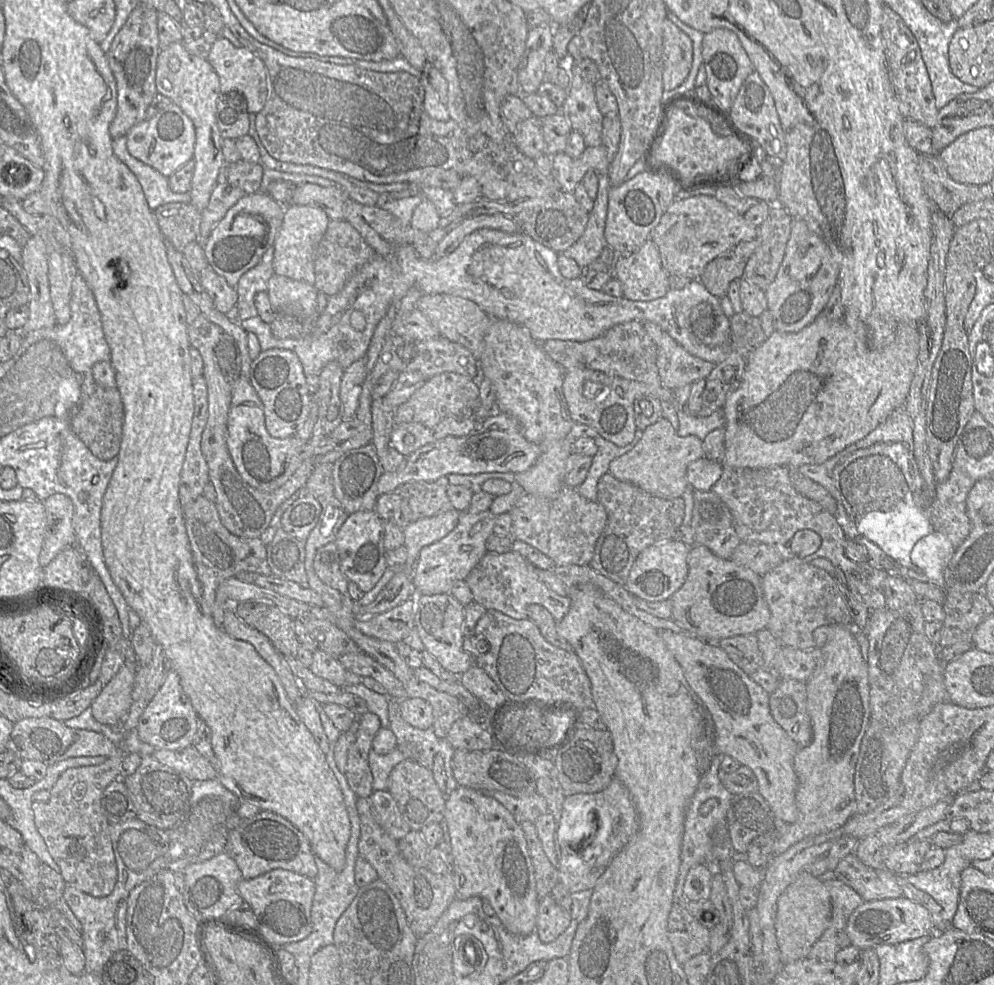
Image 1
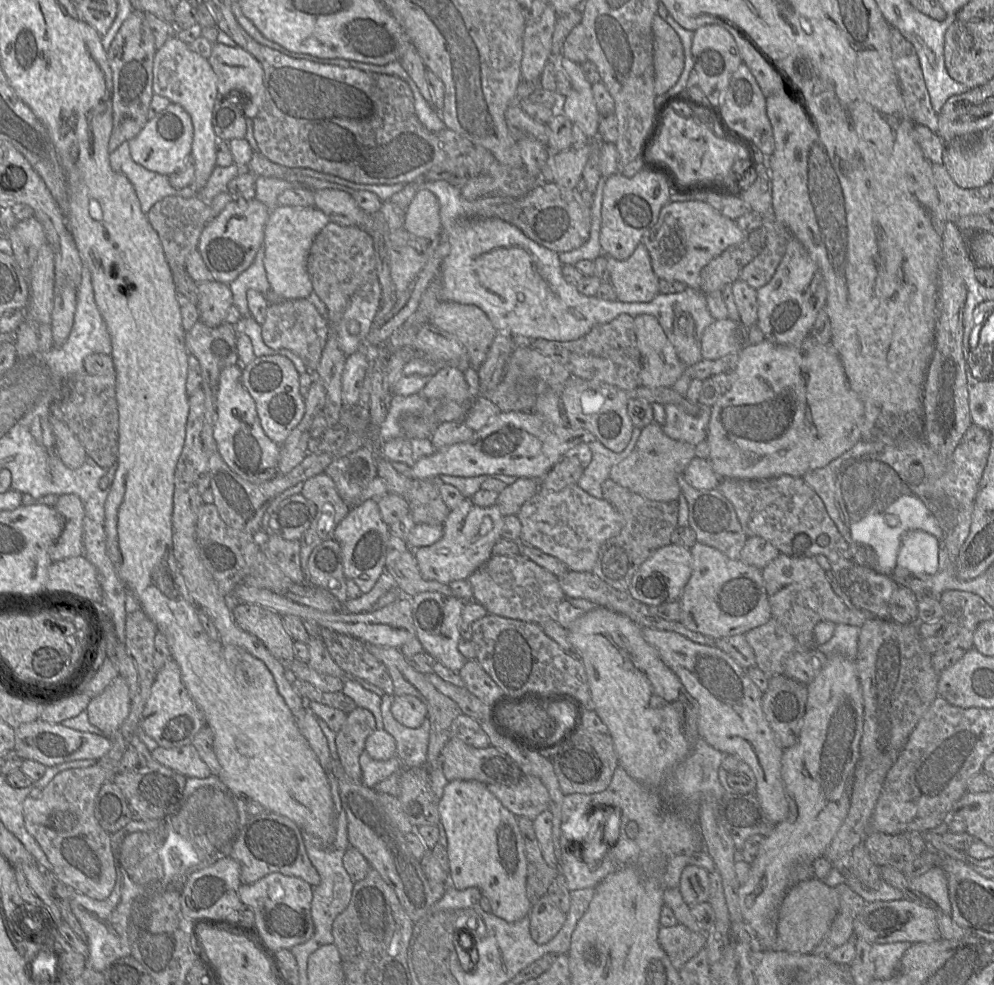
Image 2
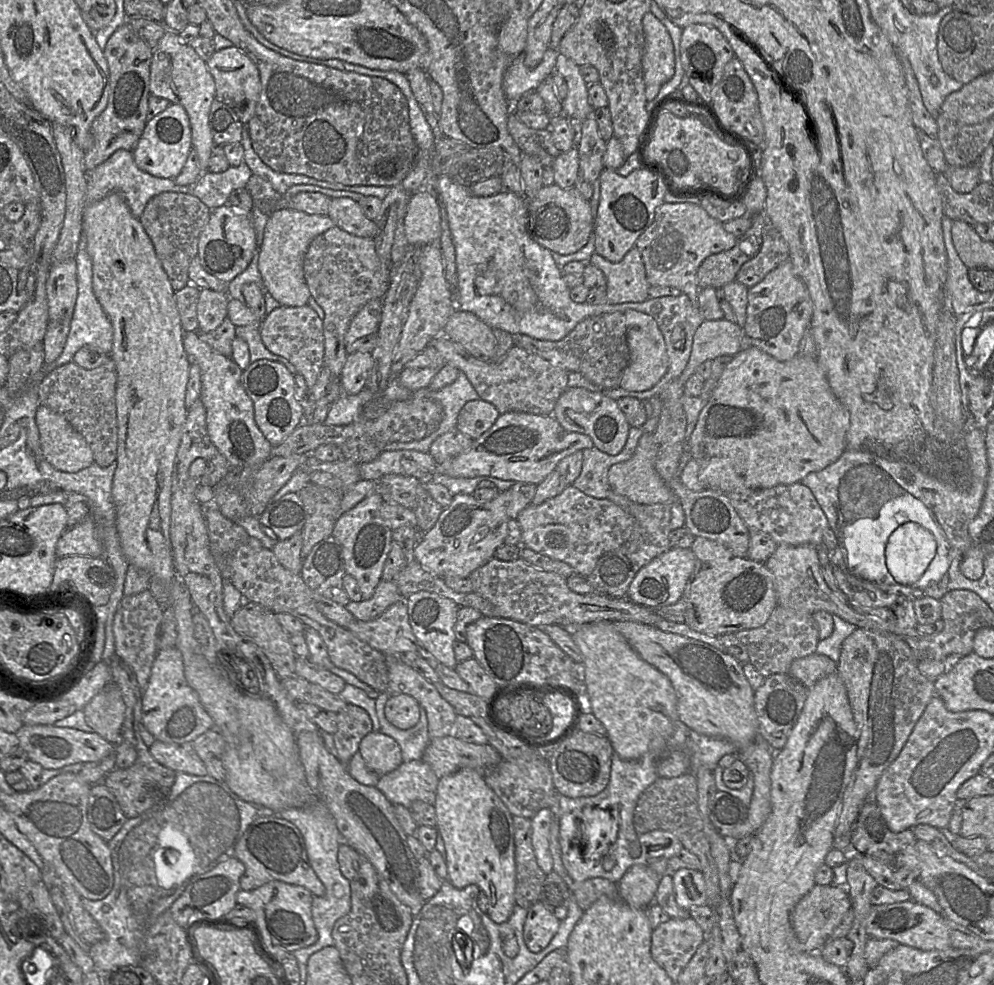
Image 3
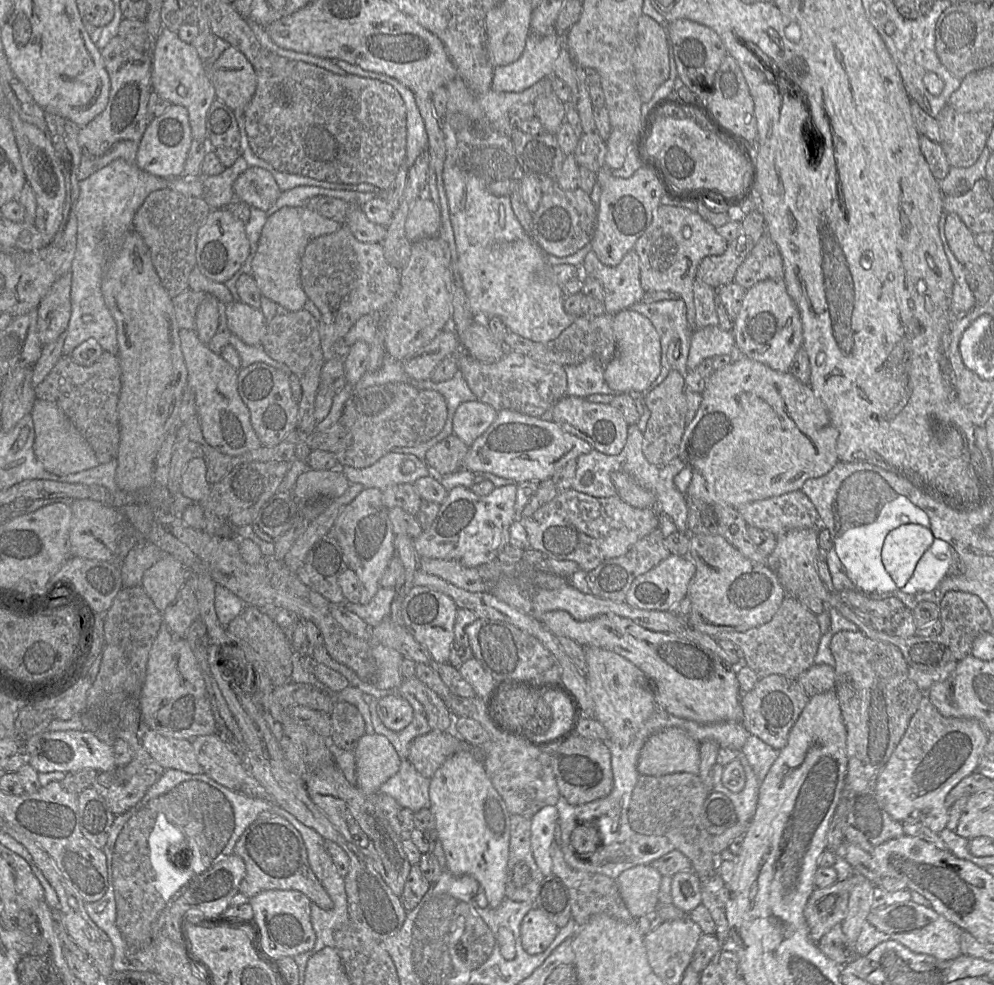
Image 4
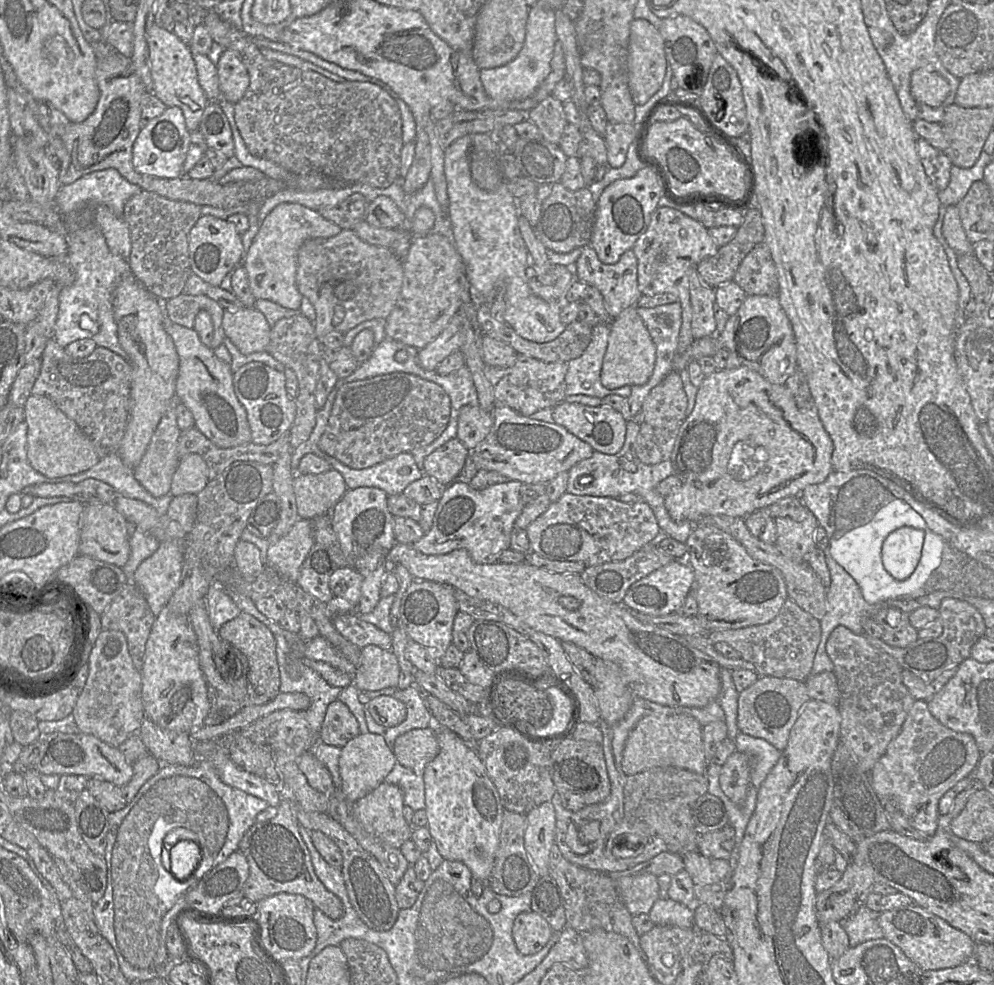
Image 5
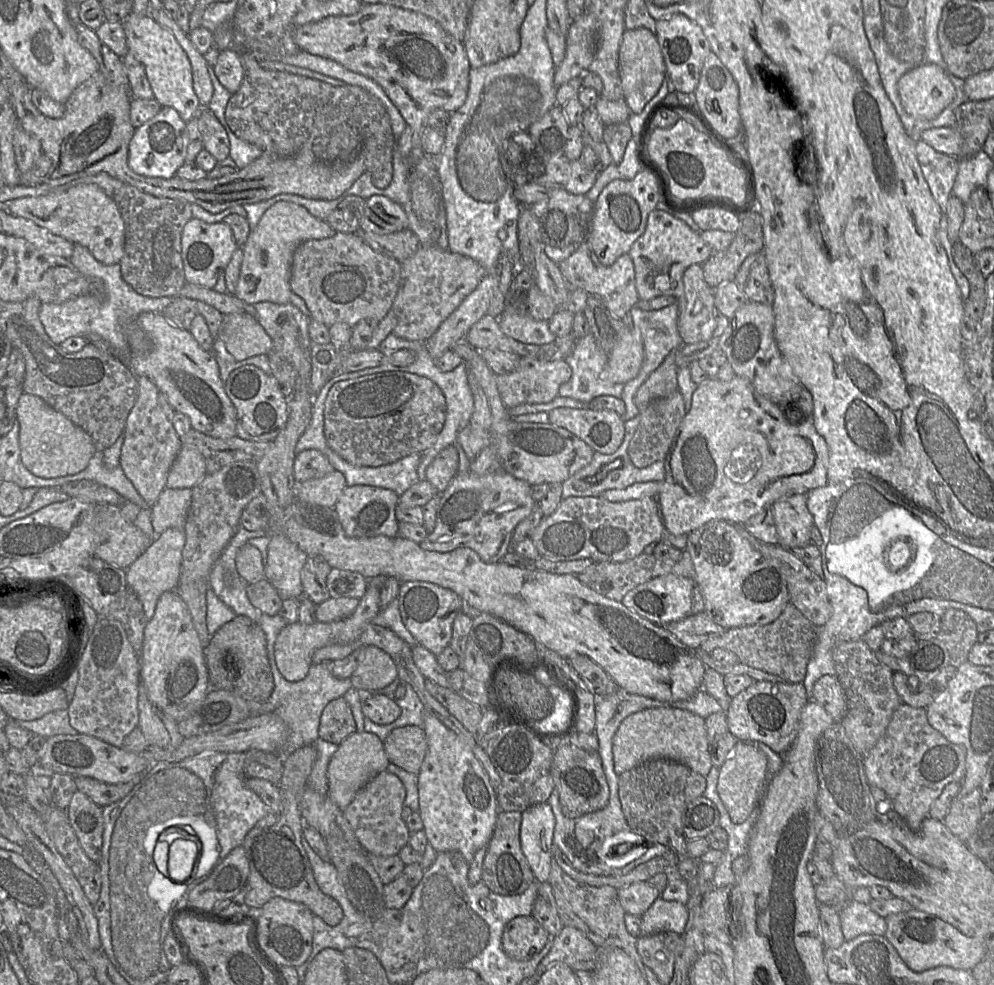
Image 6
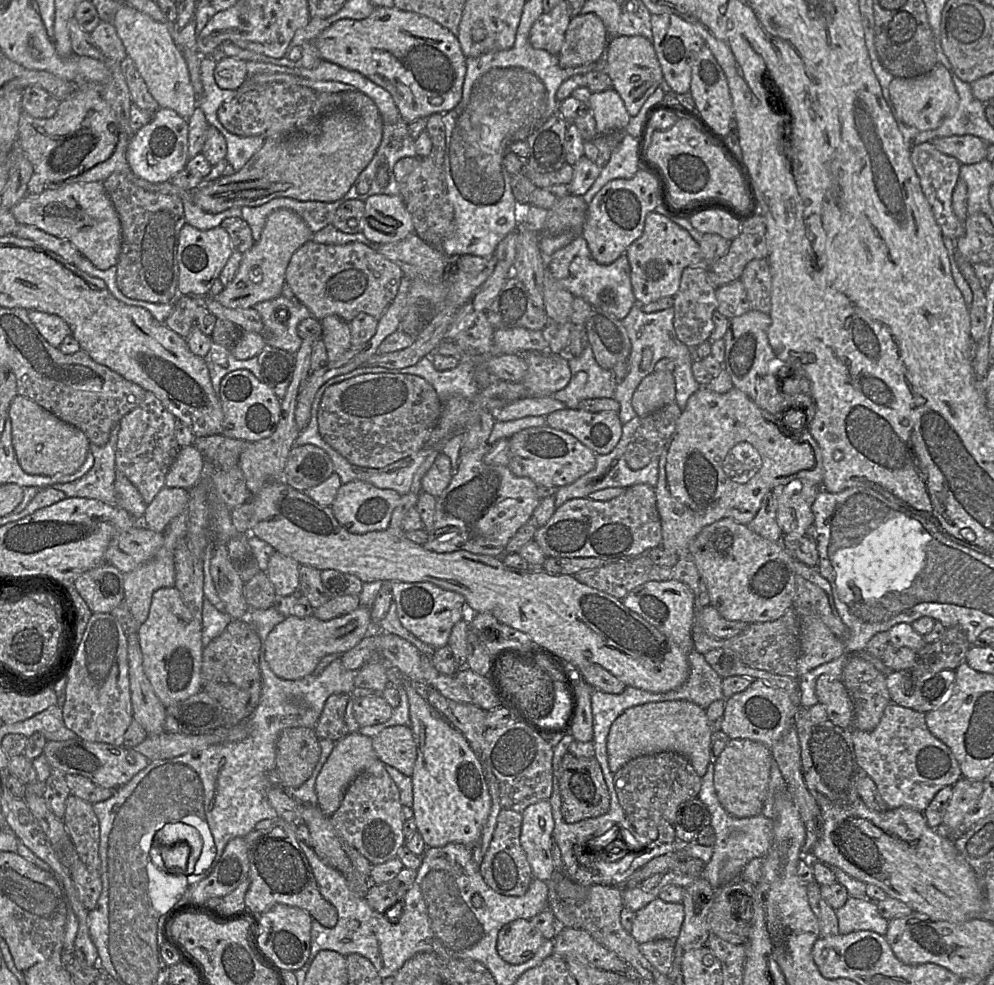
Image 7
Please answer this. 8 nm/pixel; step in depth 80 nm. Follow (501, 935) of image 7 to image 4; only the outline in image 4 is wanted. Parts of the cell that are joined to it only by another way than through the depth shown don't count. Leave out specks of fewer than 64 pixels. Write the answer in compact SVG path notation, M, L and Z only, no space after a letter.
M533 907L520 926L521 943L530 955L543 952L555 938L558 928L540 909Z

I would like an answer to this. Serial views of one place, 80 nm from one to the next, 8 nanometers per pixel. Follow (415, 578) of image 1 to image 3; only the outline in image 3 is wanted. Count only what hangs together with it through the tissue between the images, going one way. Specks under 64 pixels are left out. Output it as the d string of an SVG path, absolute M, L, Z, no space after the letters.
M499 492L487 502L477 501L470 494L456 494L453 496L450 505L443 509L435 525L421 534L421 538L414 548L414 559L425 571L434 576L468 578L474 570L493 558L496 549L505 543L508 521L506 493Z

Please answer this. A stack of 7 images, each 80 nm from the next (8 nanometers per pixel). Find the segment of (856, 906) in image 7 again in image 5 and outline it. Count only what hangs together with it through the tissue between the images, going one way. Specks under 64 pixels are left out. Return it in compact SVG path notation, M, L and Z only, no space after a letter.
M859 903L843 921L843 928L849 937L850 947L869 940L884 938L884 932L878 922L879 914L870 910L865 903Z

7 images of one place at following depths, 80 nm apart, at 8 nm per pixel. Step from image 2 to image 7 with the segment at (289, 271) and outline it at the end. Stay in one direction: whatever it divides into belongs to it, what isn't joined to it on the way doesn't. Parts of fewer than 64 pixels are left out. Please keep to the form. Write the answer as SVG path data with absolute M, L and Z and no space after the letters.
M284 208L275 210L267 217L260 239L243 253L233 280L214 298L228 308L249 308L258 302L279 297L286 283L286 269L292 254L305 242L312 240L313 234L314 232L297 213Z

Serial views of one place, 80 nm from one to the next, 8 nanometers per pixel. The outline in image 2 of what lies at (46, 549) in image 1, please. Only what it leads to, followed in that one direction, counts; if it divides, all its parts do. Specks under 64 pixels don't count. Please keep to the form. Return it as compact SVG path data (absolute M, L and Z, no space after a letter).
M75 494L60 495L55 510L63 519L63 530L50 550L52 562L84 555L83 520L84 505Z

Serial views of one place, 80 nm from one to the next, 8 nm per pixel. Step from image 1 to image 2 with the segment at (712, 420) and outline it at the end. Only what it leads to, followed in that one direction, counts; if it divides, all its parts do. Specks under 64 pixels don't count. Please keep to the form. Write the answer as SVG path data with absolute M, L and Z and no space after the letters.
M666 404L664 408L666 419L662 427L669 437L694 446L706 439L711 407L702 406L697 416L690 415L673 404Z

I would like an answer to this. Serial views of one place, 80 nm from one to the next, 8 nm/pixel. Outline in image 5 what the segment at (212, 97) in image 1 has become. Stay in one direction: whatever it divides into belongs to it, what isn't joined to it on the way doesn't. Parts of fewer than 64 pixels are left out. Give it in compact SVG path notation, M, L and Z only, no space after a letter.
M156 23L147 32L152 92L167 106L179 107L184 115L187 129L199 129L204 109L209 103L198 82L196 65L189 44L183 43L171 30Z

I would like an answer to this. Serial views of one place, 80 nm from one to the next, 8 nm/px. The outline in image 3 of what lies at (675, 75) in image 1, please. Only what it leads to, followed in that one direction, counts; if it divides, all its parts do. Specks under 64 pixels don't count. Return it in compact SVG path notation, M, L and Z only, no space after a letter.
M650 11L643 16L642 26L645 38L642 56L645 95L651 101L674 75L674 45L666 27Z

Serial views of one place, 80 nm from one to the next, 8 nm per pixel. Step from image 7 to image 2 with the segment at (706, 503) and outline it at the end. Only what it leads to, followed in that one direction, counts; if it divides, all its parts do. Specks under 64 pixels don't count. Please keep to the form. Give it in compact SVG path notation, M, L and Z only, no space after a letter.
M808 335L799 346L778 345L764 339L756 345L744 345L739 352L735 369L735 380L731 388L719 397L711 406L710 420L706 441L709 446L709 457L714 472L721 479L768 479L782 475L803 477L807 472L825 467L862 440L862 427L865 422L865 408L859 396L850 388L842 362L830 343L819 343Z

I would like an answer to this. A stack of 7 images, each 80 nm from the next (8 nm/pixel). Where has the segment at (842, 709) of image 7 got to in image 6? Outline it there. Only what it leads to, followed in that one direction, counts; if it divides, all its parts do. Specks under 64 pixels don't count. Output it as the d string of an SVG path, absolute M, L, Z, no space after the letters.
M824 675L815 682L812 700L822 705L835 723L840 723L845 716L846 696L836 675Z

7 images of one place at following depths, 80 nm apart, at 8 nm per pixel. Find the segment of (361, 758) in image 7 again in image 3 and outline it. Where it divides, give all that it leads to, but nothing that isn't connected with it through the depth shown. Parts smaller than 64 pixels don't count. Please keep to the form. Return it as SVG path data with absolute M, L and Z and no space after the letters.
M370 732L360 742L358 752L368 769L379 776L397 769L403 762L399 744L382 732Z

